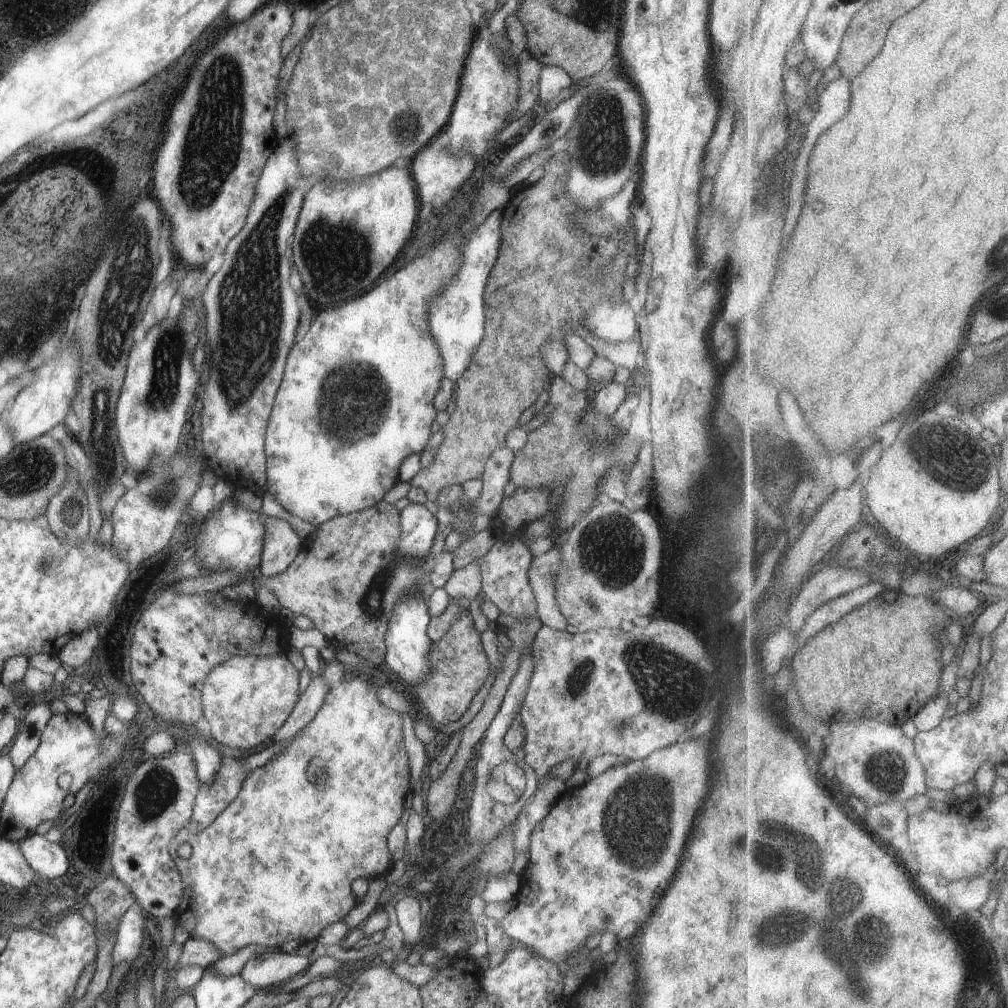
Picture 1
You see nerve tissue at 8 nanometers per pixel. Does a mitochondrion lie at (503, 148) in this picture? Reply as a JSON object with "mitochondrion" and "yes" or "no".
{"mitochondrion":"no"}

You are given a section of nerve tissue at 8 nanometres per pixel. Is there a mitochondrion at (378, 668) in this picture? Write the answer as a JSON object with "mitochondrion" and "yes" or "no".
{"mitochondrion":"no"}

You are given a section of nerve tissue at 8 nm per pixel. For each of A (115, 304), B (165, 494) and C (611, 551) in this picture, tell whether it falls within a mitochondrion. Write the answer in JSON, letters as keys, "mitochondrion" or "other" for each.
{"A":"mitochondrion","B":"mitochondrion","C":"mitochondrion"}

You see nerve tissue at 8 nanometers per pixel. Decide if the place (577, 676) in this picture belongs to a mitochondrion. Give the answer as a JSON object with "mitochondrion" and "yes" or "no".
{"mitochondrion":"yes"}

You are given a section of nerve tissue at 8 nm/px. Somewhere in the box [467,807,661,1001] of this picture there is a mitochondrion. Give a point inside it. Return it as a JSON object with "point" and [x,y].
{"point":[605,918]}

